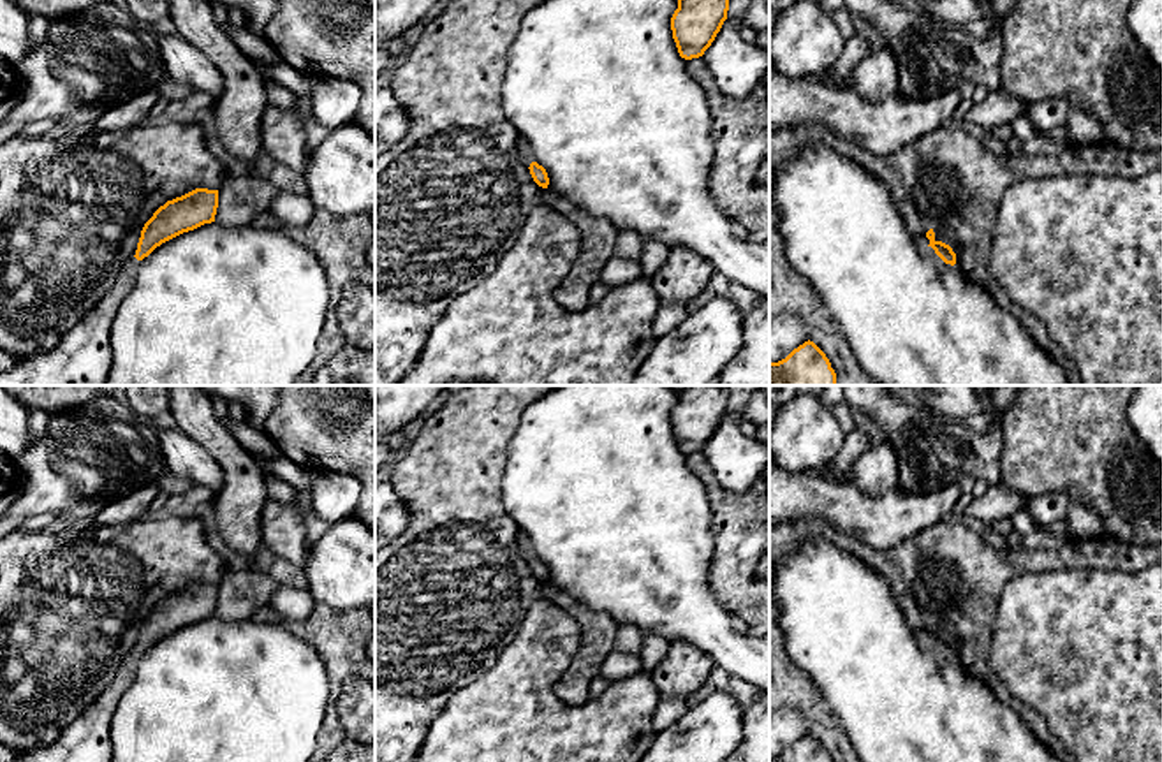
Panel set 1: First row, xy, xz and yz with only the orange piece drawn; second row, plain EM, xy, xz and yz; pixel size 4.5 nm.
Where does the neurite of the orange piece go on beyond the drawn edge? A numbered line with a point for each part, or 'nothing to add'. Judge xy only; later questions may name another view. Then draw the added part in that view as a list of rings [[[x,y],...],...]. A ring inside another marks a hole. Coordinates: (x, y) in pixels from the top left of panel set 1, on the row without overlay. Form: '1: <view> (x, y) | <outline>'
1: xy (87, 740) | [[[136,651],[125,655],[111,685],[63,729],[53,744],[14,753],[12,762],[109,762],[113,755],[111,718],[134,681],[137,656]]]

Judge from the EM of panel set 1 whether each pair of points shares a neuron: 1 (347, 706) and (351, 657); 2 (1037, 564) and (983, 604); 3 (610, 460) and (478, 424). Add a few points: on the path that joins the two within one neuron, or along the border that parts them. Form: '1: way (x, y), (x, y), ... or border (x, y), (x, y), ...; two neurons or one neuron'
1: border (356, 674), (344, 681), (337, 703), (338, 717); two neurons
2: way (1022, 564), (1011, 564), (986, 588); one neuron
3: border (532, 403), (509, 442), (504, 474); two neurons

